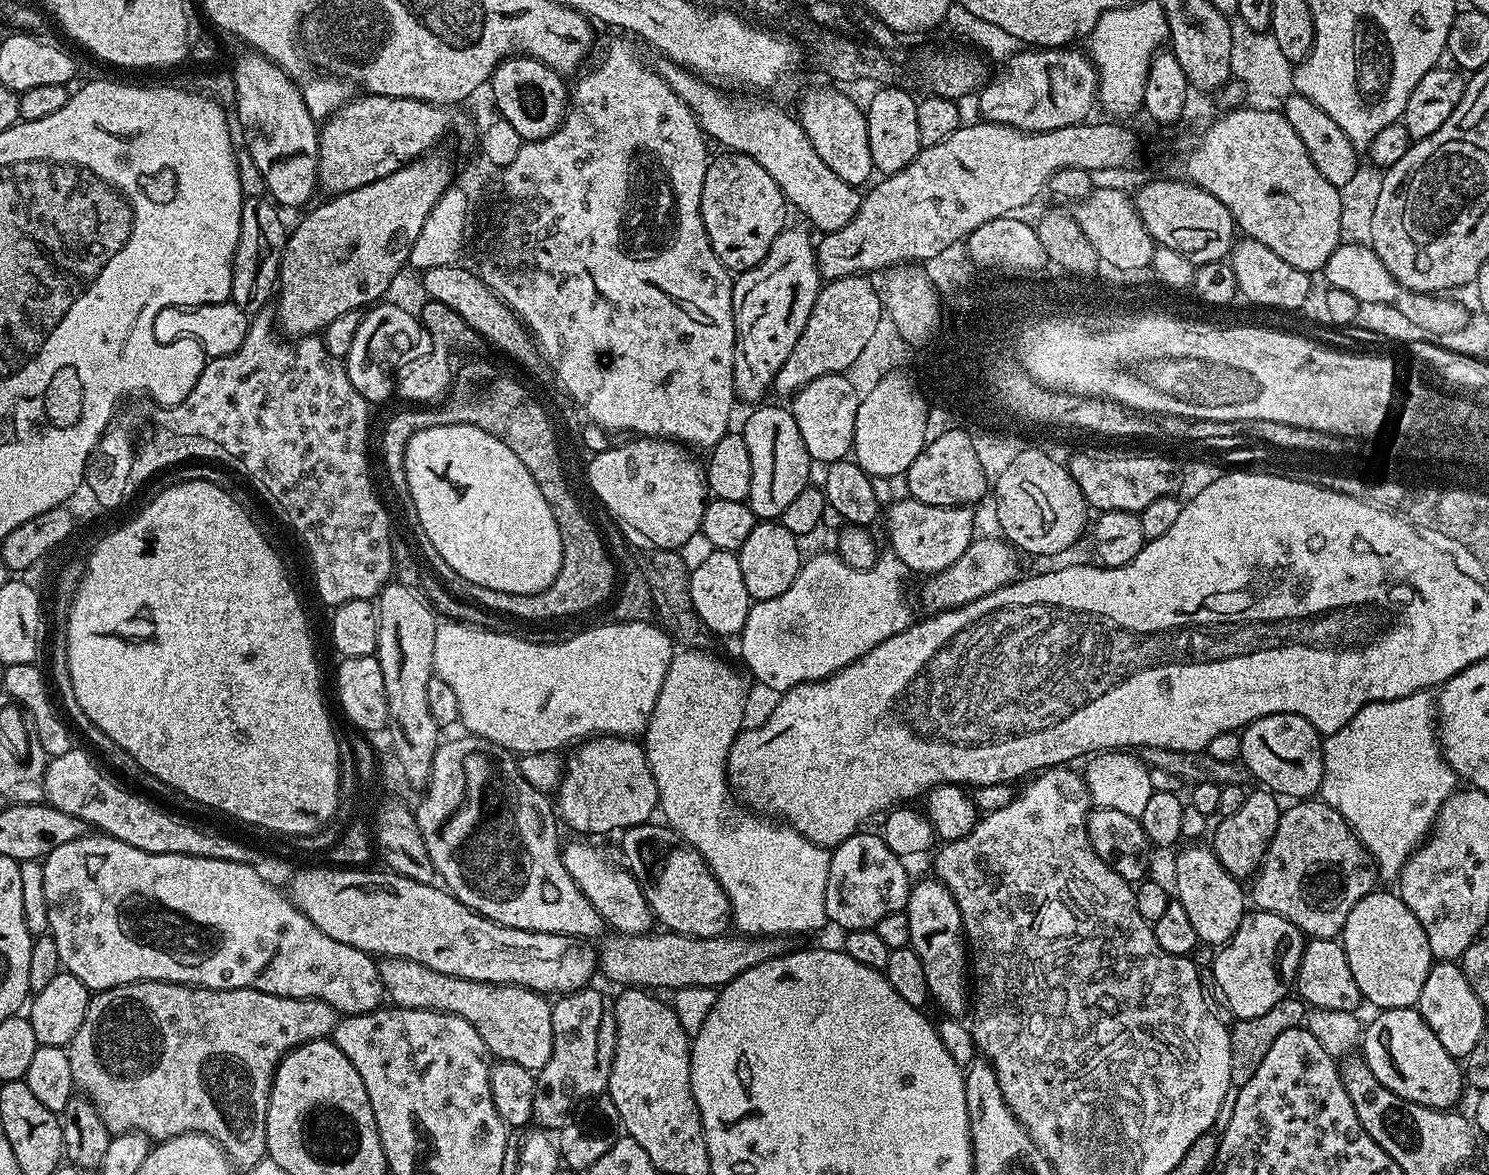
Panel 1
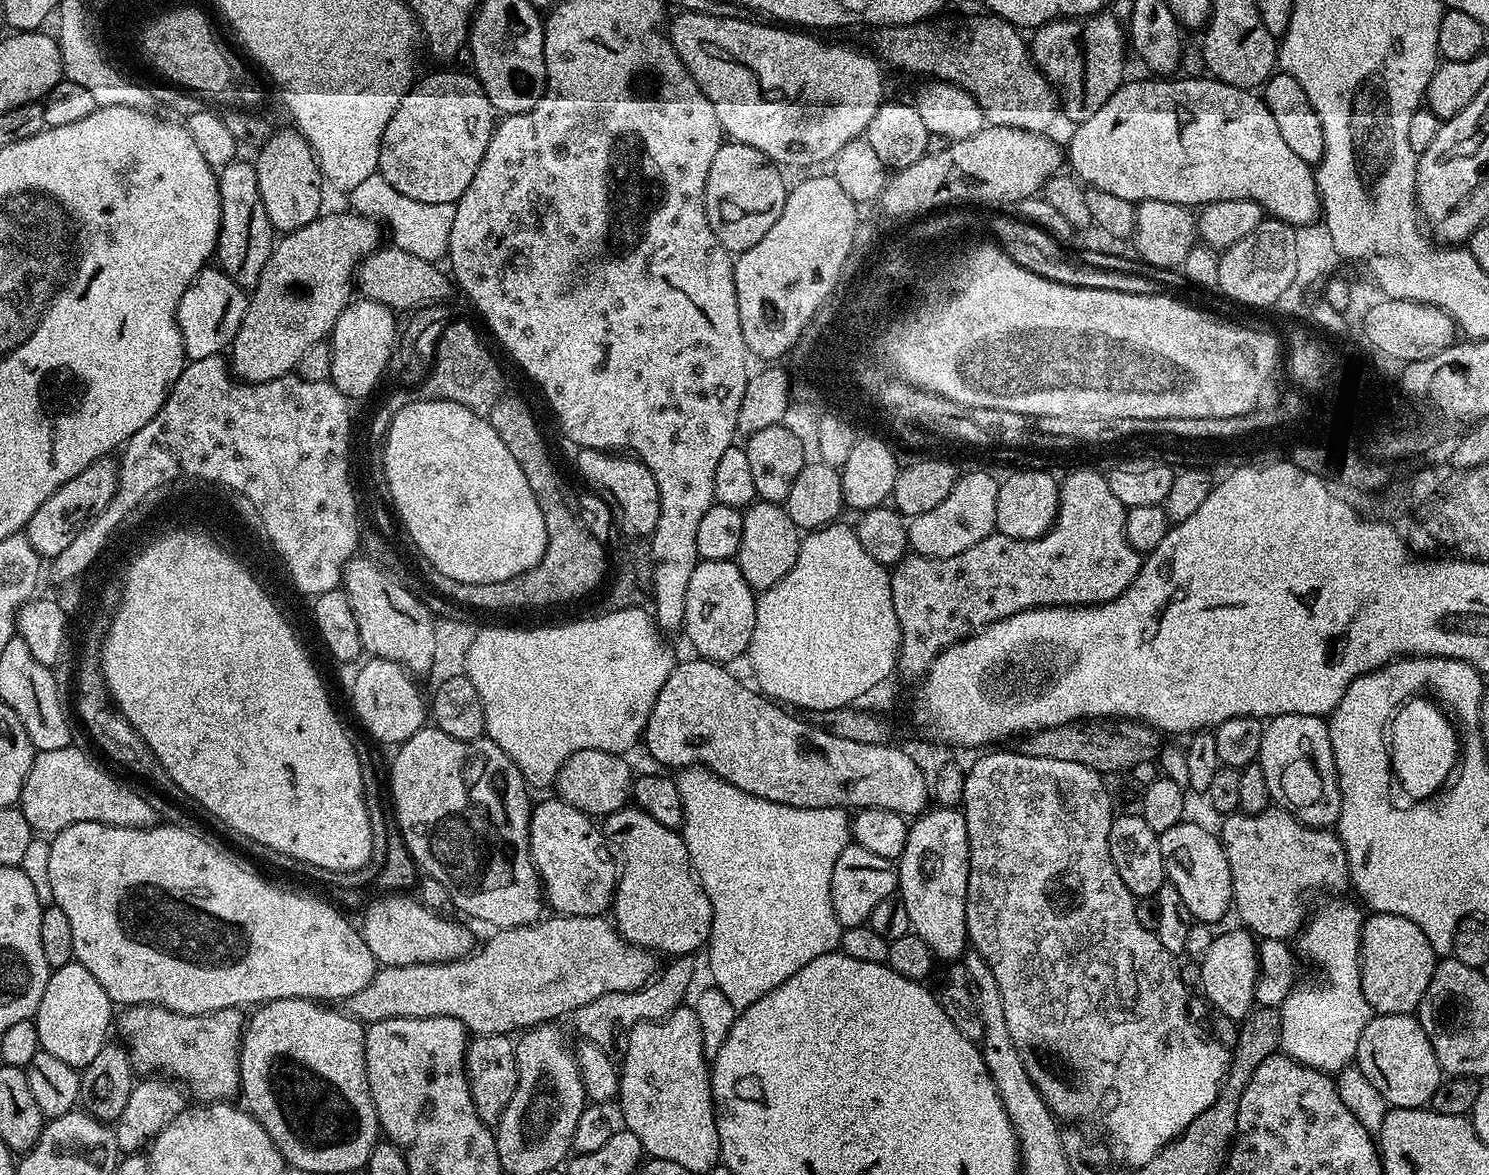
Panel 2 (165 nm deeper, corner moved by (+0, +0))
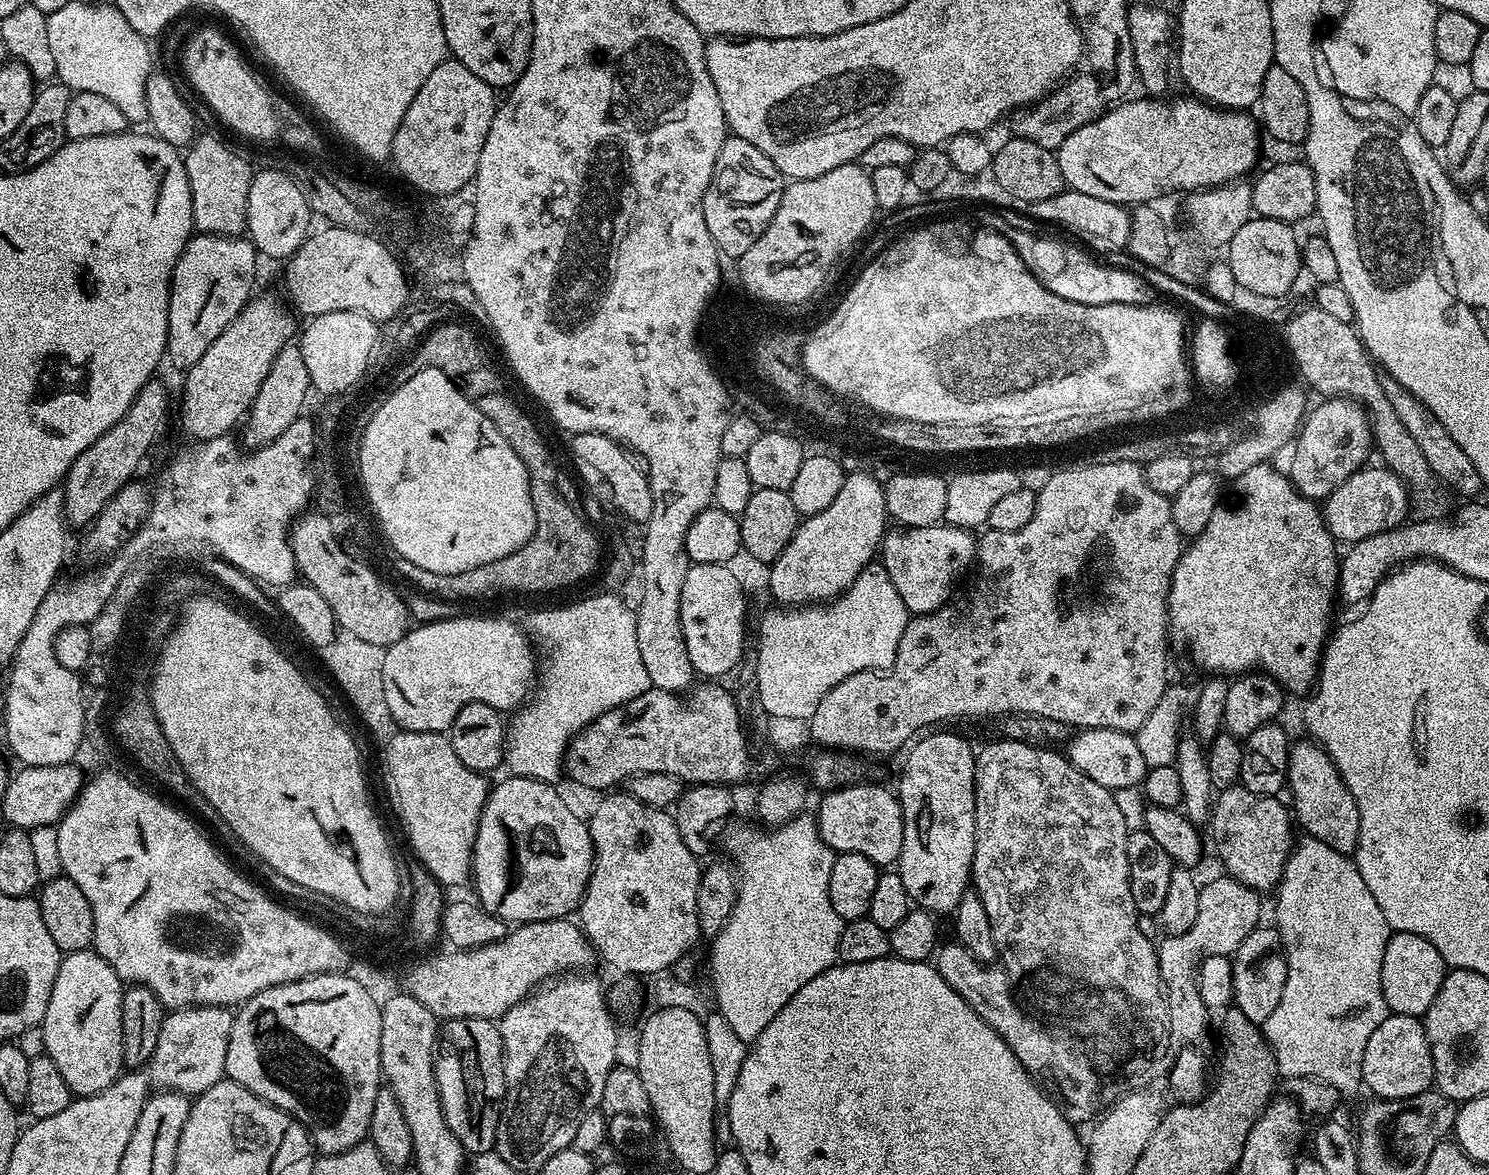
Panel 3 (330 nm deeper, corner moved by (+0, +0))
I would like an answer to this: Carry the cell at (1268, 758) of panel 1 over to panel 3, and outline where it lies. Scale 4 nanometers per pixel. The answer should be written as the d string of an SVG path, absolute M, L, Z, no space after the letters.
M1304 738L1301 744L1293 743L1288 753L1286 788L1289 793L1292 791L1290 808L1294 813L1295 823L1299 827L1301 824L1307 835L1318 838L1318 842L1326 842L1330 850L1355 853L1360 833L1358 802L1354 802L1354 794L1350 794L1336 763L1328 757L1326 749L1308 738Z

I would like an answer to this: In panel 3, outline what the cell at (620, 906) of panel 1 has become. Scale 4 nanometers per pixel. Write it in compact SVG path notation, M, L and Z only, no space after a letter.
M505 775L505 780L500 785L493 787L488 794L488 801L480 812L480 821L478 822L478 834L472 847L472 875L471 883L476 883L475 899L480 907L488 912L494 912L501 920L511 922L513 925L532 924L535 920L562 920L571 917L579 909L580 900L584 896L586 886L590 882L590 874L594 863L594 853L592 850L592 839L587 823L560 797L559 787L547 784L534 778L525 776Z

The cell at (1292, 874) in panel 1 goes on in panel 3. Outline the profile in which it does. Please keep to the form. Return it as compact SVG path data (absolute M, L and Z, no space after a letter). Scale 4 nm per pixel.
M1233 786L1223 789L1210 809L1212 840L1221 862L1228 867L1225 868L1227 875L1261 894L1271 893L1280 883L1294 847L1294 820L1289 809L1285 805L1284 809L1280 802L1277 797L1250 794L1250 790L1242 786Z

